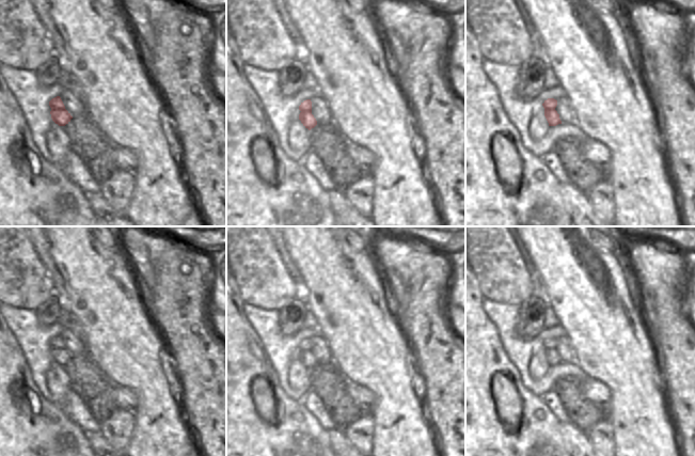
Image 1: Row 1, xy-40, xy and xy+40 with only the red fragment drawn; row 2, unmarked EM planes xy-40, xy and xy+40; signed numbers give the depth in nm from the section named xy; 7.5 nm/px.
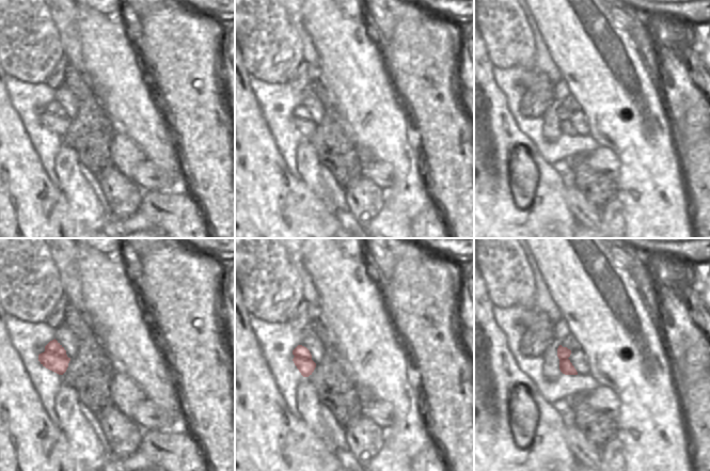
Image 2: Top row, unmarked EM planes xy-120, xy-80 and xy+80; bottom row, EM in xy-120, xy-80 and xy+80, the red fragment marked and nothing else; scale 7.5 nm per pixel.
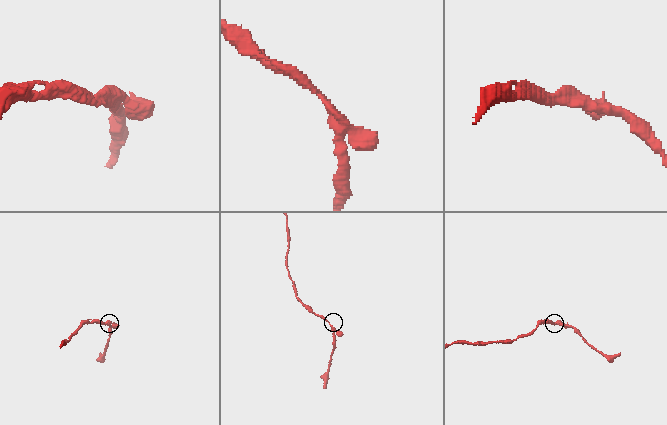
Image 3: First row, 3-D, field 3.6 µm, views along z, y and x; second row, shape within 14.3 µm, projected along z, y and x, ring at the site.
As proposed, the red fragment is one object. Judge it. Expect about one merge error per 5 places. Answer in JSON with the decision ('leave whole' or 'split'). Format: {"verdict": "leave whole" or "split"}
{"verdict": "leave whole"}

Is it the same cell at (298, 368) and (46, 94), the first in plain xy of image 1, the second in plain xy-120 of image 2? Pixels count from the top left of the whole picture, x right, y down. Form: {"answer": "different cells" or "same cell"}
{"answer": "different cells"}

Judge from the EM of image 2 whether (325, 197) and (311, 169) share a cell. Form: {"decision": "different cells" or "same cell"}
{"decision": "same cell"}

